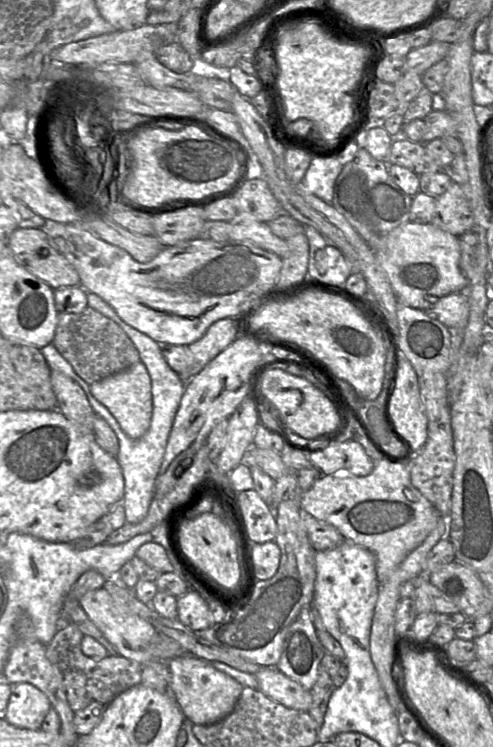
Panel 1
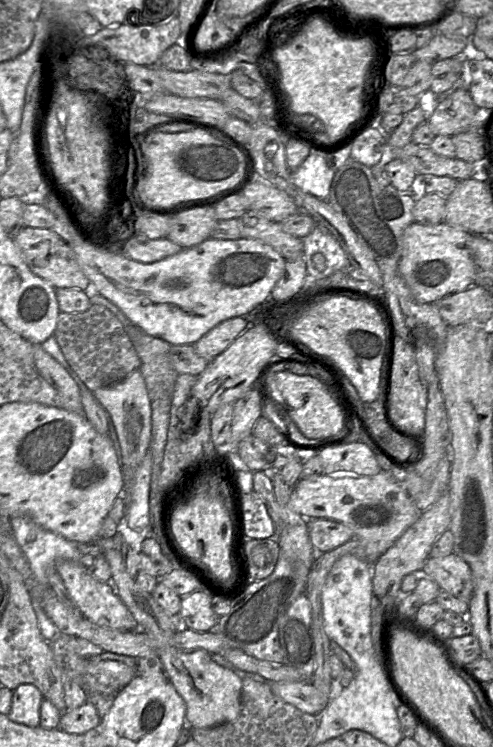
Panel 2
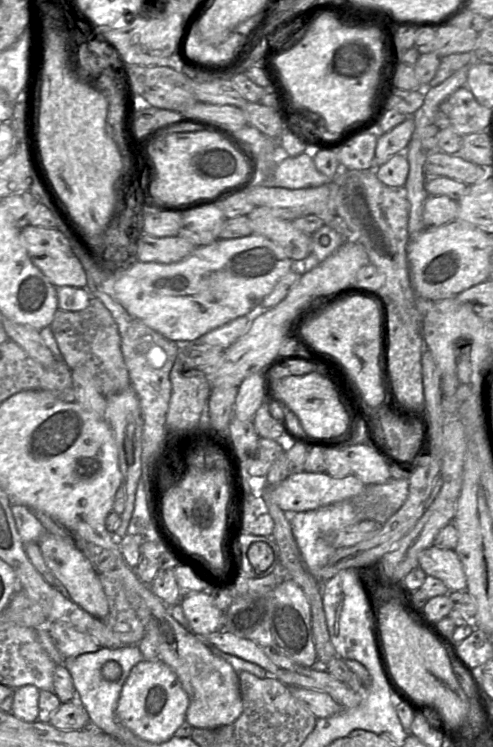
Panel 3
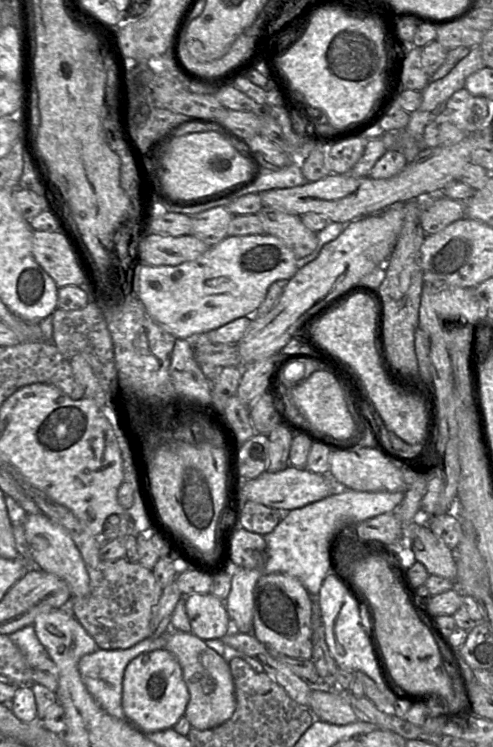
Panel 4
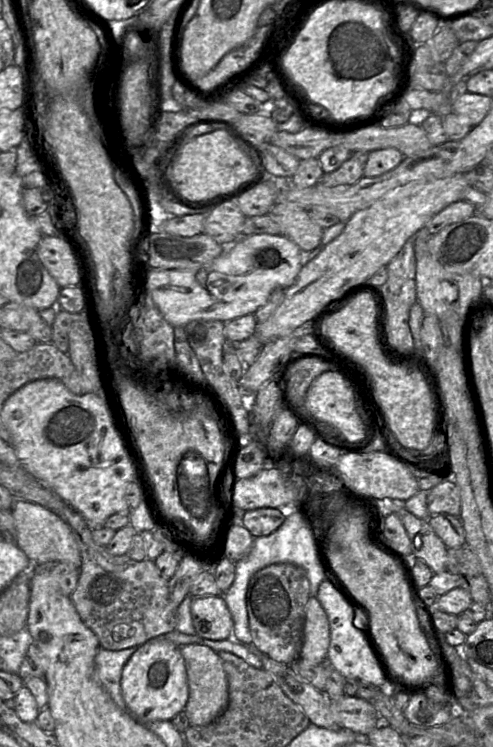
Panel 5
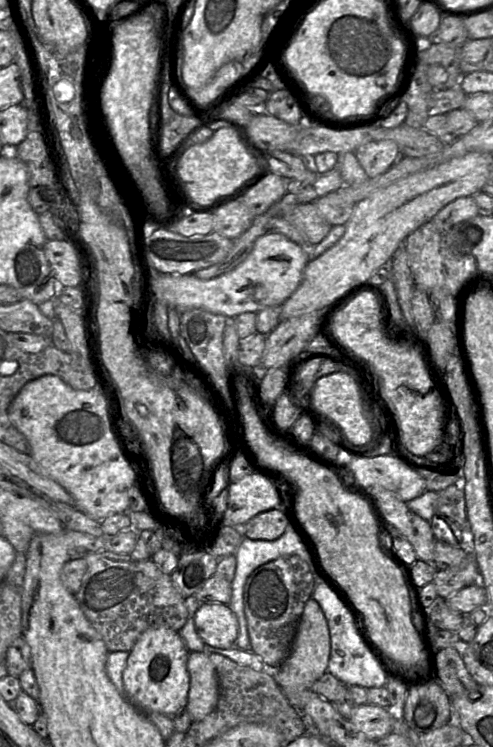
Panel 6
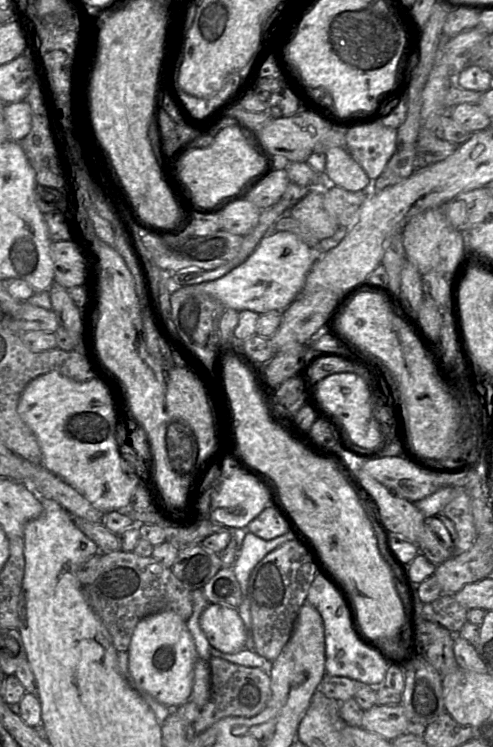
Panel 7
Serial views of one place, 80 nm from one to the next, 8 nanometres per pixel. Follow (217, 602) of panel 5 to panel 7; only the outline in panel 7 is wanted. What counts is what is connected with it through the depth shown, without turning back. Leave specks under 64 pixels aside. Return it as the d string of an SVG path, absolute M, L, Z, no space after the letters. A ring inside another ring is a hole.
M209 603L201 613L200 628L209 644L224 653L245 649L245 625L237 610L223 604Z

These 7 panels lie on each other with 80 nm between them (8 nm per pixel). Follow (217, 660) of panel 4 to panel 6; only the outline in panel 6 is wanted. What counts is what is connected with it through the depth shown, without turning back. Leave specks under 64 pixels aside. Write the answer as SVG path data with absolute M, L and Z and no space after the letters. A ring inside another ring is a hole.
M189 652L187 669L190 689L186 709L193 723L204 719L215 709L219 699L219 683L215 667L205 652Z

